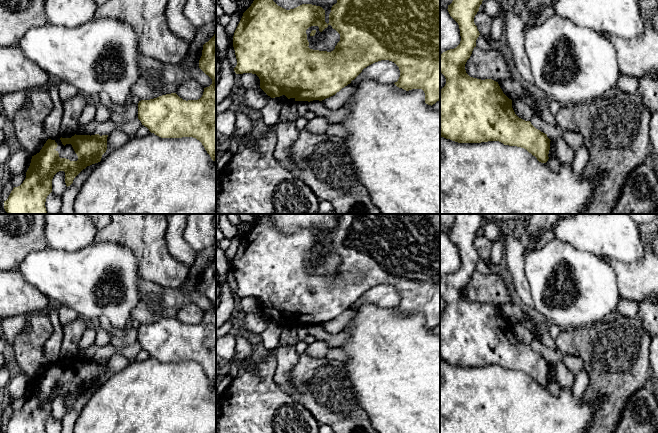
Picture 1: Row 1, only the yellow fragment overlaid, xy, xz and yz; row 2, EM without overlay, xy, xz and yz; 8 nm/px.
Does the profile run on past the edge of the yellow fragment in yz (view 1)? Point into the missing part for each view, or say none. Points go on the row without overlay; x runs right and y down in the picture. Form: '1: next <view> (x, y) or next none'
1: next none

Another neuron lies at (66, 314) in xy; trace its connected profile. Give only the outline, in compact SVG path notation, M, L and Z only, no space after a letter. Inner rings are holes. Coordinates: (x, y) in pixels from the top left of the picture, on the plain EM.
M60 305L58 307L58 316L59 316L60 324L62 326L79 318L79 315L77 314L77 312L75 312L73 309L65 305Z

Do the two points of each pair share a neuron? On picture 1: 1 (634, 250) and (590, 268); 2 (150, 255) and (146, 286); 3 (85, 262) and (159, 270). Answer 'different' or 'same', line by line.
1: different
2: different
3: different

